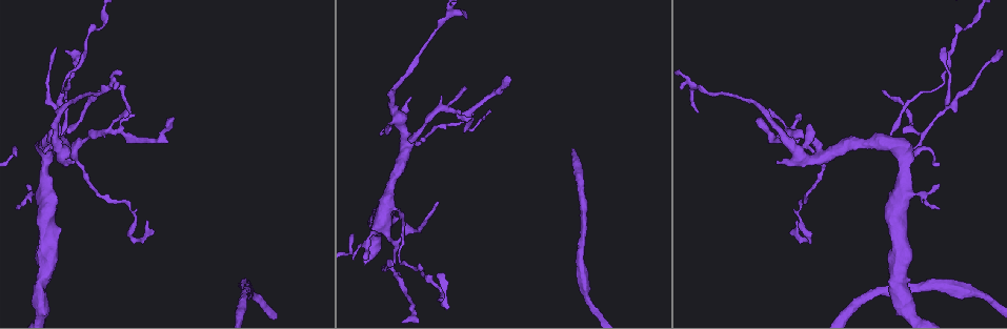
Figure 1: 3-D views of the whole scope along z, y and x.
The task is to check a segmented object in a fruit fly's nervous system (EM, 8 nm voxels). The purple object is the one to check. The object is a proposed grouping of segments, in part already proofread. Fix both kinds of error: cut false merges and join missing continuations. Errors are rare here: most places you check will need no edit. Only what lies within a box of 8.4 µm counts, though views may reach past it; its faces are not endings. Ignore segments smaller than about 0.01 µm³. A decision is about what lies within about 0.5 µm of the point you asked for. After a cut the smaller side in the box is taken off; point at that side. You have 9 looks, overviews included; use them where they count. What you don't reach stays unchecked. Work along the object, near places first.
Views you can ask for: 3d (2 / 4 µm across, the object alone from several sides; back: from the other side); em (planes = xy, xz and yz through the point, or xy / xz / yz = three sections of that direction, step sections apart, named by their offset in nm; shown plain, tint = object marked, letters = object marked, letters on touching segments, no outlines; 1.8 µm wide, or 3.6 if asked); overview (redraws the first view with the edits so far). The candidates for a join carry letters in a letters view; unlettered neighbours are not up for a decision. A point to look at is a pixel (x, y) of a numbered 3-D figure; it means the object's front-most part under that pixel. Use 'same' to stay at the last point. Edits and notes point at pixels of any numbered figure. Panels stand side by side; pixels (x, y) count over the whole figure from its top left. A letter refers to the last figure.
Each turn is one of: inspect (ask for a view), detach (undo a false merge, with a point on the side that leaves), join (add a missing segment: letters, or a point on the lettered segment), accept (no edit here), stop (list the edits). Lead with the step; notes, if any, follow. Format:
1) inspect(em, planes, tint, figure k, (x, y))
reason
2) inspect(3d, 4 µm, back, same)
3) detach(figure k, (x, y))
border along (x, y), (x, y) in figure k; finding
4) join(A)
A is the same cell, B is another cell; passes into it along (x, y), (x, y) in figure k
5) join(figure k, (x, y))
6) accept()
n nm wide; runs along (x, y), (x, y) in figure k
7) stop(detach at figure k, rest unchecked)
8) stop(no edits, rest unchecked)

inspect(3d, 2 µm, figure 1, (72, 158))
small branch off a trunk

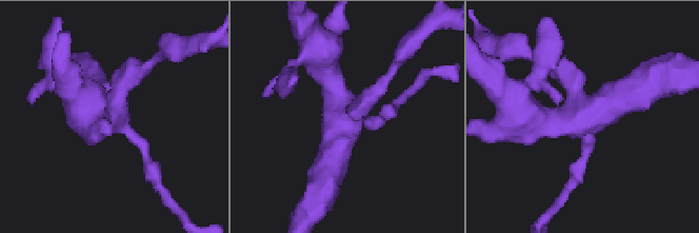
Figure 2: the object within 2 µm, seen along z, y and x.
inspect(em, planes, tint, figure 2, (587, 112))
4 arms

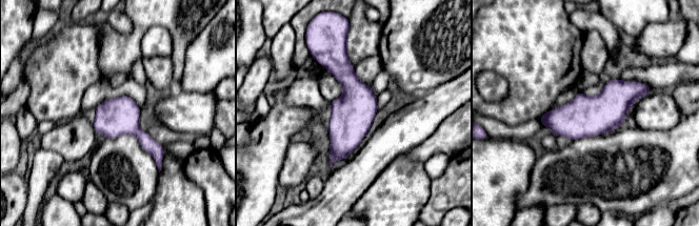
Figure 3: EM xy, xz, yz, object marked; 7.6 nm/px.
inspect(em, planes, letters, same)

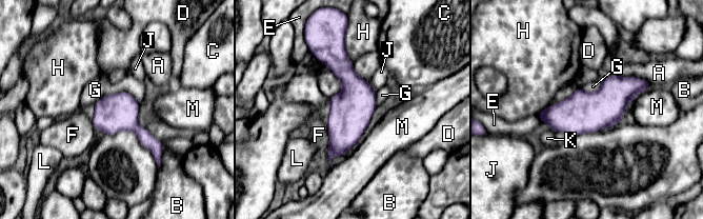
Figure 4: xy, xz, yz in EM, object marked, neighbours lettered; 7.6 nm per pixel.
accept()
A, B, C, D, E, F, G, H, J, K, L and M are other cells; runs along (646, 85), (541, 114) in figure 4; continuous, no second neuron

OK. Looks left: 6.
inspect(3d, 2 µm, figure 1, (492, 95))
narrows sharply

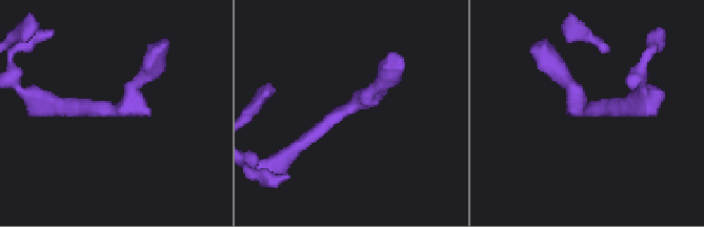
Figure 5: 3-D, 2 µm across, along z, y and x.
inspect(em, planes, letters, figure 5, (349, 110))
shape alone is not enough

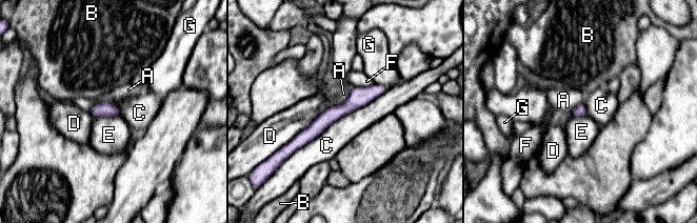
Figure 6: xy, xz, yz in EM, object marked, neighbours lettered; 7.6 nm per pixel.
accept()
A, B, C, D, E, F and G are other cells; border along (386, 89), (331, 123), (289, 156) in figure 6; one neuron here

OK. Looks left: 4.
inspect(em, 3.6 µm, planes, letters, figure 1, (485, 115))
end of a long branch

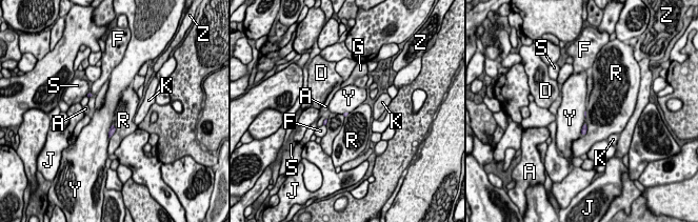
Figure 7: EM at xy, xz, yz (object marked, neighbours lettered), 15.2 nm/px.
accept()
Y touches over 260 nm; A, D, F, G, J, K, R, S, Y and Z are other cells; border along (113, 122), (108, 132), (108, 138) in figure 7; no lettered segment goes on from it

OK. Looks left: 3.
inspect(3d, 4 µm, figure 1, (942, 47))
free end

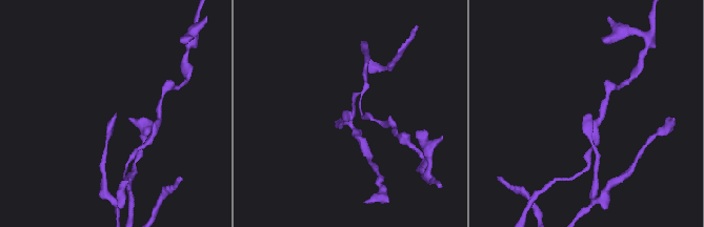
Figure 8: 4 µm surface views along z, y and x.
inspect(em, planes, letters, figure 8, (350, 117))
shape alone is not enough

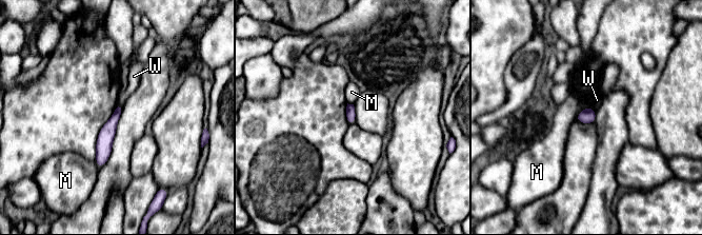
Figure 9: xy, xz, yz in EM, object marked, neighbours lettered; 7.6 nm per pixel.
accept()
80 nm wide; M and W are other cells; runs along (118, 111), (104, 139), (99, 163) in figure 9; none of them fits

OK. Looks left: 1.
stop(no edits, rest unchecked)

